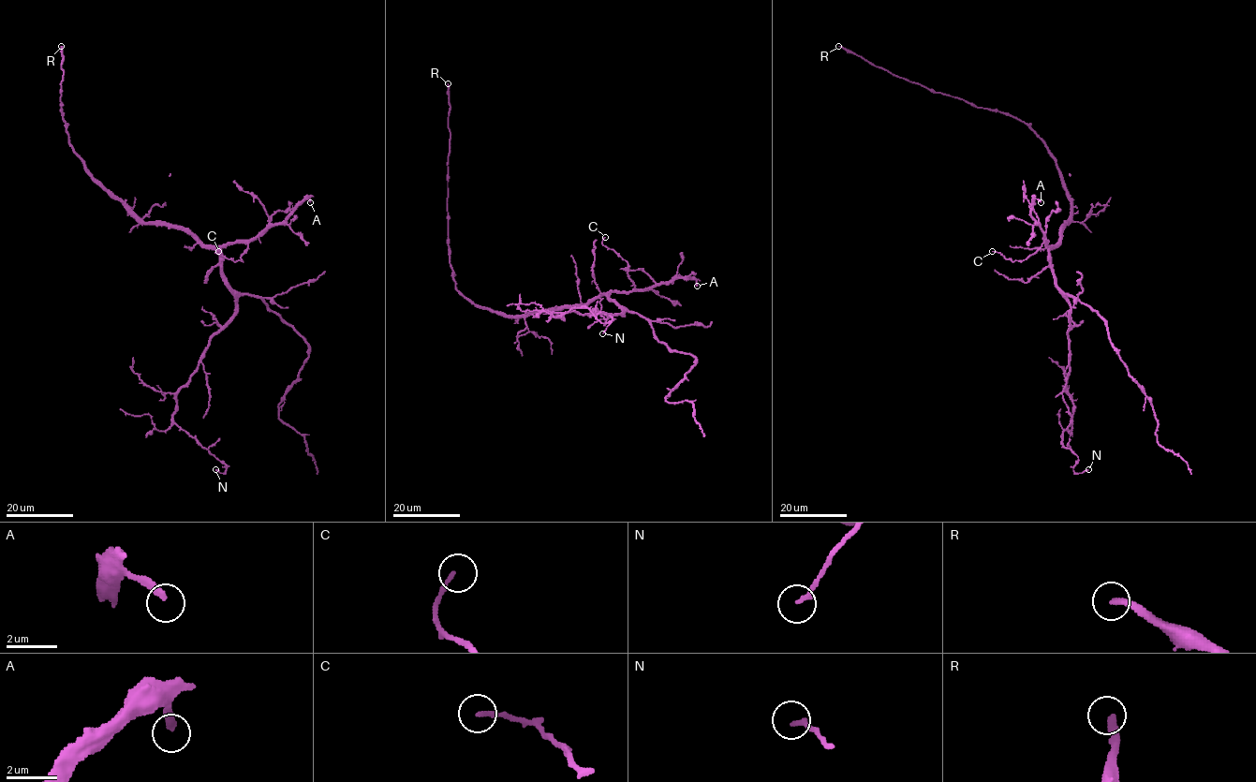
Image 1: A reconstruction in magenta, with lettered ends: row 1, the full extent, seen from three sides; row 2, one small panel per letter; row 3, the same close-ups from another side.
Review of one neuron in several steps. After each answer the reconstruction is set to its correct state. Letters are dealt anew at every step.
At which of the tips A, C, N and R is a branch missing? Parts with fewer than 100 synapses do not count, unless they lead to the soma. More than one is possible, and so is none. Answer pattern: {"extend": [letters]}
{"extend": ["R"]}

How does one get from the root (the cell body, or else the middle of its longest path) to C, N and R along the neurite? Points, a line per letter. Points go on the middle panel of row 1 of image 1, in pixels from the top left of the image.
C: (568, 307), (580, 307), (607, 293), (634, 288), (628, 276), (628, 263), (602, 243), (605, 237)
N: (568, 307), (605, 294), (622, 316), (560, 317), (586, 307), (602, 323), (613, 318), (602, 333)
R: (568, 307), (529, 311), (520, 316), (498, 315), (469, 302), (456, 288), (448, 247), (450, 106), (448, 83)

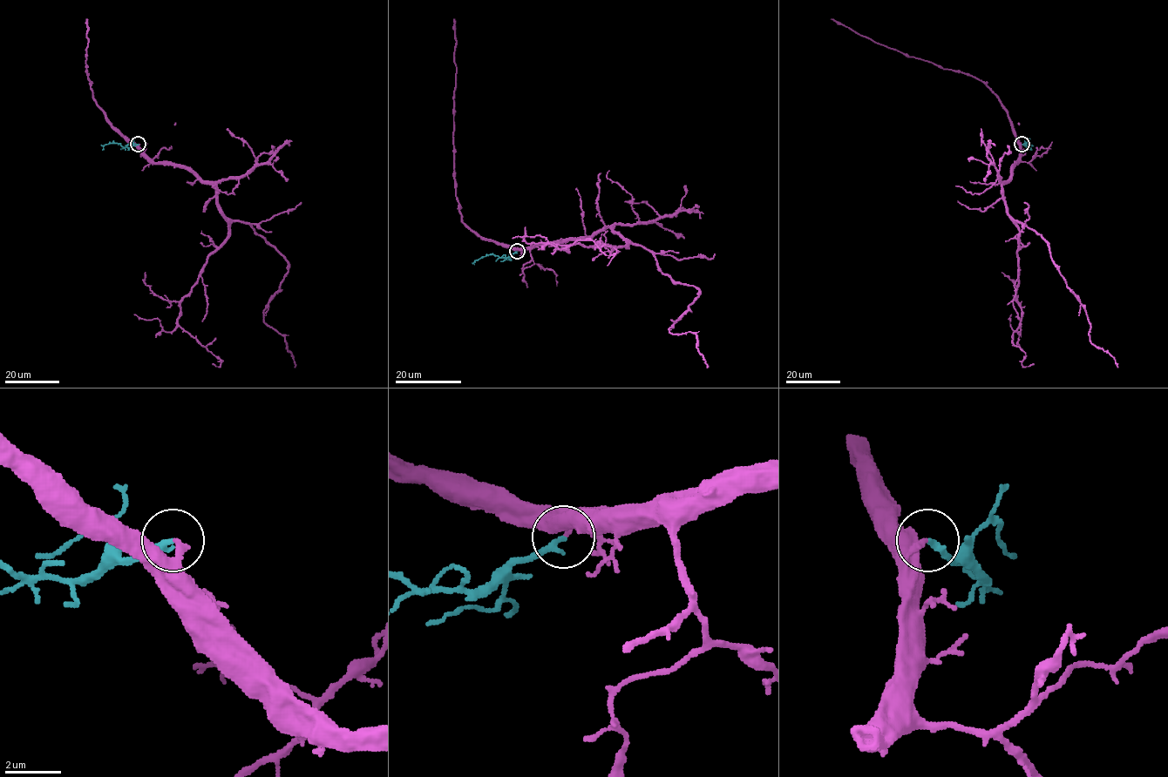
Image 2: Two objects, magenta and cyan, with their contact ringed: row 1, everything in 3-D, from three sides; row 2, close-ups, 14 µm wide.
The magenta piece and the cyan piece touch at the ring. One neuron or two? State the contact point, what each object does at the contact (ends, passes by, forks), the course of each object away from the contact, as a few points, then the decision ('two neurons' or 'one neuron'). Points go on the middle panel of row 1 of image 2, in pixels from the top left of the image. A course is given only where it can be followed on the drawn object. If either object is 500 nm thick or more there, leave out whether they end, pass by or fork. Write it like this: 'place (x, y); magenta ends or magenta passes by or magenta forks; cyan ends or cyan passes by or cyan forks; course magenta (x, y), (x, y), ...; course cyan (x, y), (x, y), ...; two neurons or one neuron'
place (517, 251); magenta ends; cyan ends; course magenta (517, 251), (585, 239), (608, 226), (648, 250), (663, 273), (698, 290), (668, 330), (695, 334), (707, 368); course cyan (517, 251), (507, 257), (481, 256), (473, 263); one neuron

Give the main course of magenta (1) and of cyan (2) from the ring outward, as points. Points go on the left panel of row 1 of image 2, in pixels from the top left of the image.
1: (139, 144), (154, 162), (209, 182), (220, 211), (283, 257), (288, 272), (263, 320), (295, 367)
2: (139, 144), (123, 147), (117, 143), (109, 143), (102, 150)

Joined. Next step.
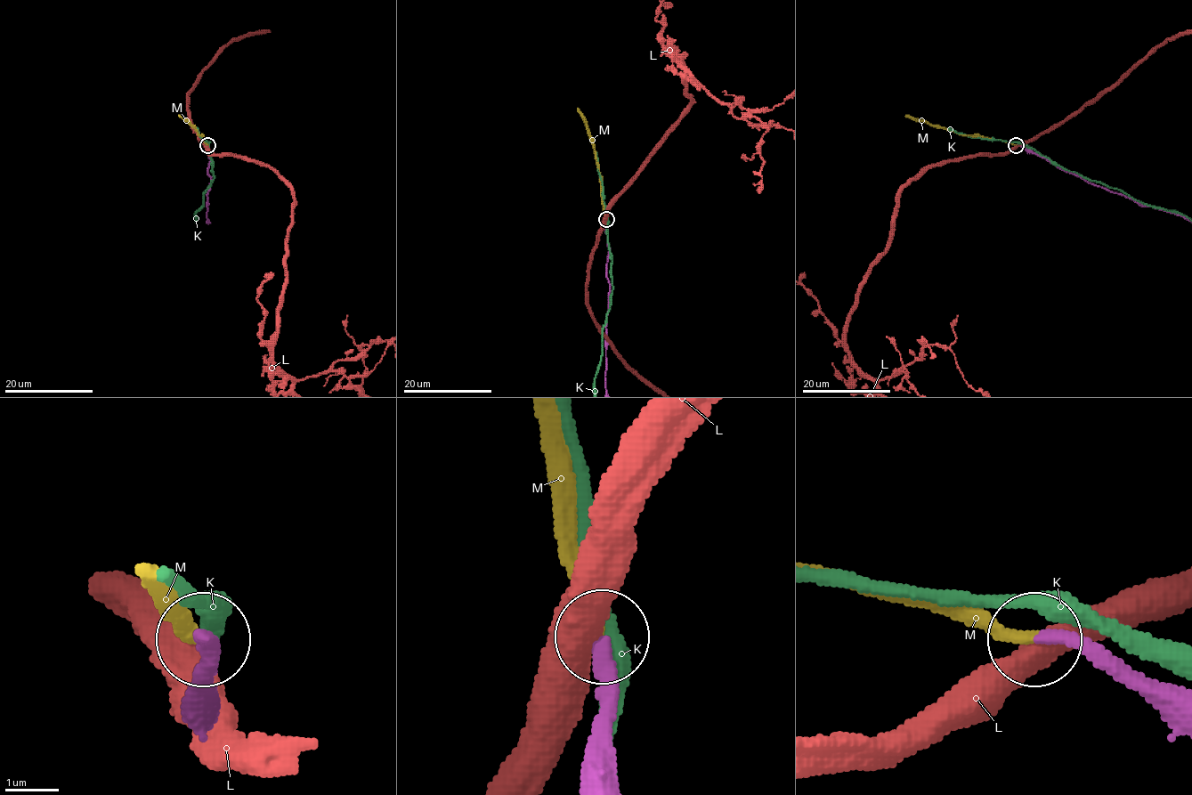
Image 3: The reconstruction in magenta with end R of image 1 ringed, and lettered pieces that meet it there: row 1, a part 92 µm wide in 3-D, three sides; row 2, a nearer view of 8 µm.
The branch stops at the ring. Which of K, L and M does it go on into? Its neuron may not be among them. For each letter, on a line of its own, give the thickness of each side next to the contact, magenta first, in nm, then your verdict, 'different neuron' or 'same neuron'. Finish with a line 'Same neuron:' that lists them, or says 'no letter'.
K: 360 nm thick on the magenta side, 400 nm on the other; different neuron
L: 340 nm thick on the magenta side, 550 nm on the other; different neuron
M: 300 nm thick on the magenta side, 280 nm on the other; same neuron
Same neuron: M

